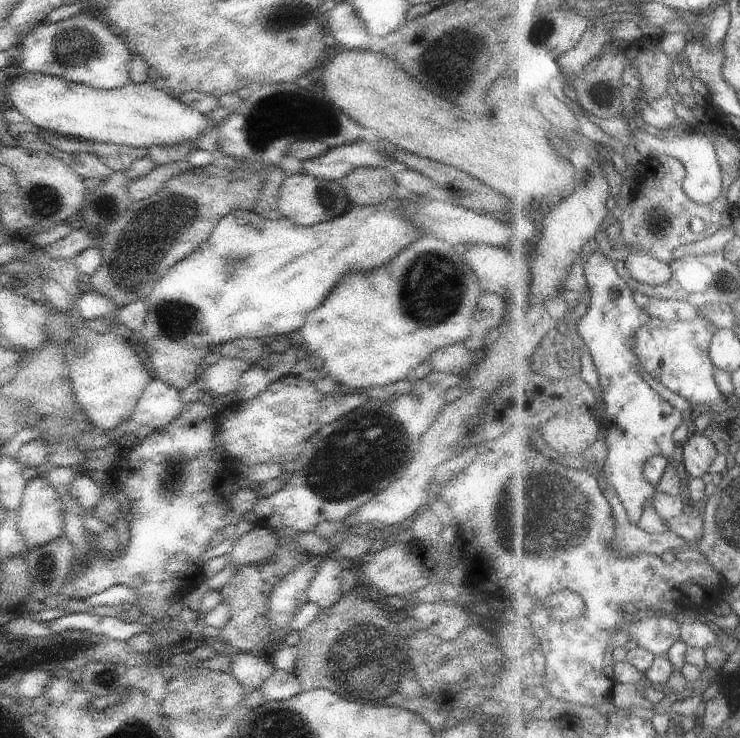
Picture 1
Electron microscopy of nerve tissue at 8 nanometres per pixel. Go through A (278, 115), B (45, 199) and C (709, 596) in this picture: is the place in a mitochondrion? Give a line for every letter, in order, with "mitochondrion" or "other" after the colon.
A: mitochondrion
B: mitochondrion
C: other

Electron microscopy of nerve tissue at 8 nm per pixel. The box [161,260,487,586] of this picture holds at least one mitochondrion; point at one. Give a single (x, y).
(368, 448)

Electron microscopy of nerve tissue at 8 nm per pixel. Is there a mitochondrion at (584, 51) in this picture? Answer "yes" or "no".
no

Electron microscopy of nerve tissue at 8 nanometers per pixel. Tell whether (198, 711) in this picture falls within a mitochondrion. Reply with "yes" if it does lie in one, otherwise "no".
no

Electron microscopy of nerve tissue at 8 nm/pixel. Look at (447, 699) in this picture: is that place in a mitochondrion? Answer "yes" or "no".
no

